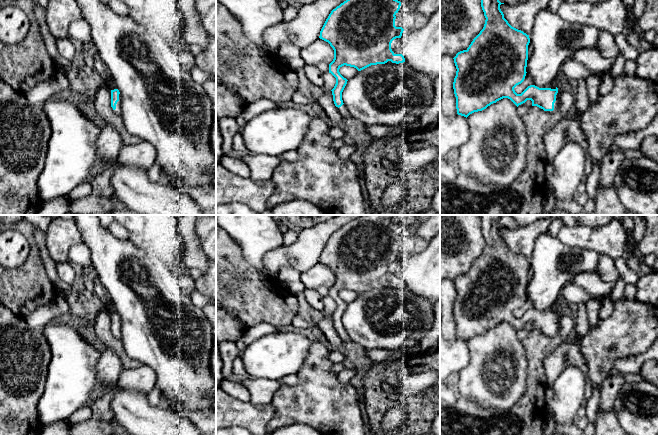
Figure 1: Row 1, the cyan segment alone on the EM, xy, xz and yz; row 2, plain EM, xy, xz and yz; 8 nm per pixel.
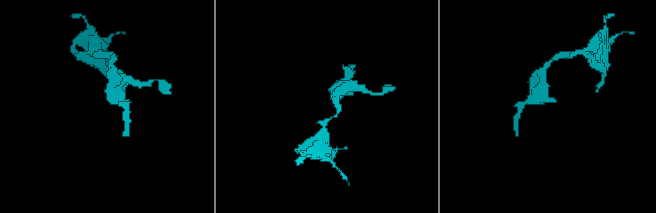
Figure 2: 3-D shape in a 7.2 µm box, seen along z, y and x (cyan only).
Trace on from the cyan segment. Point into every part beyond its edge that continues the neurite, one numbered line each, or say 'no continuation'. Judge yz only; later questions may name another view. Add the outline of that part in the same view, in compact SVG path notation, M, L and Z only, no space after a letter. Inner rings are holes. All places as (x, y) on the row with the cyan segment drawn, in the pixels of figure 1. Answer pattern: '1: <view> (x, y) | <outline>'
1: yz (557, 102) | M558 89L558 93L556 95L556 101L554 103L554 110L551 112L554 112L558 109L559 105L560 105L560 93L561 93L561 89Z

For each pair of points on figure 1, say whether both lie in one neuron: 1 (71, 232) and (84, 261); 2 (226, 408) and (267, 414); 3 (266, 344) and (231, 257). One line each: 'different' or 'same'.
1: different
2: same
3: different

